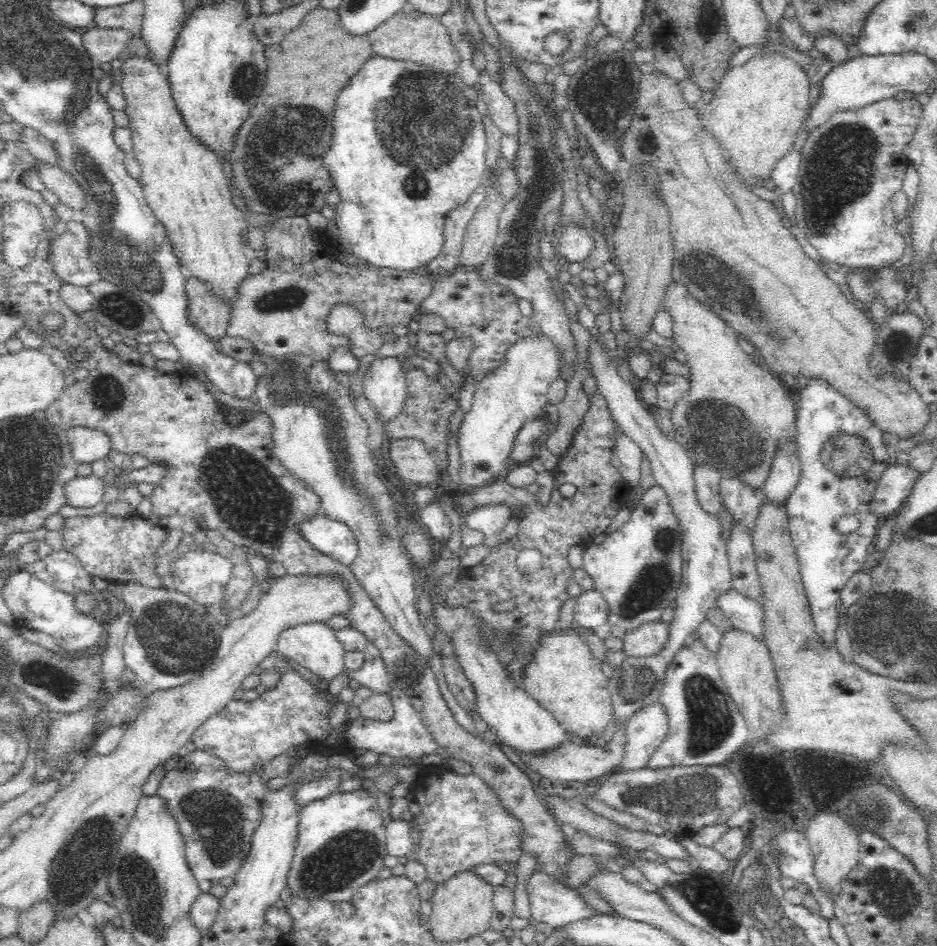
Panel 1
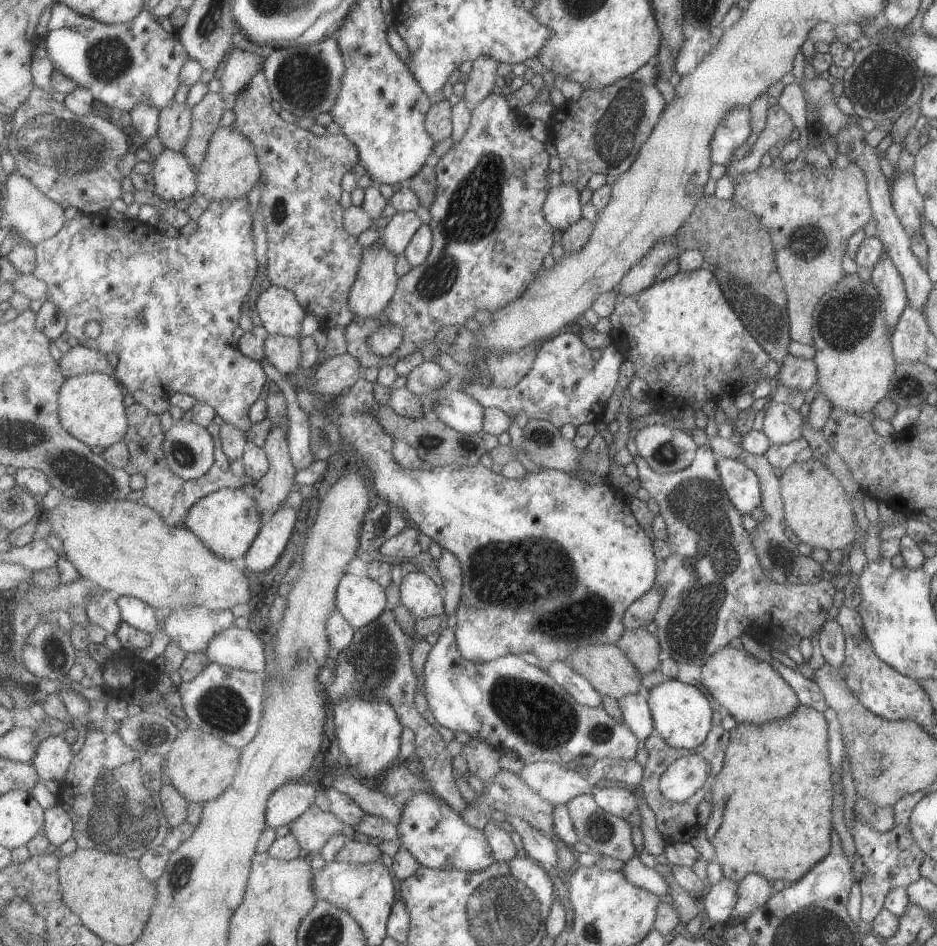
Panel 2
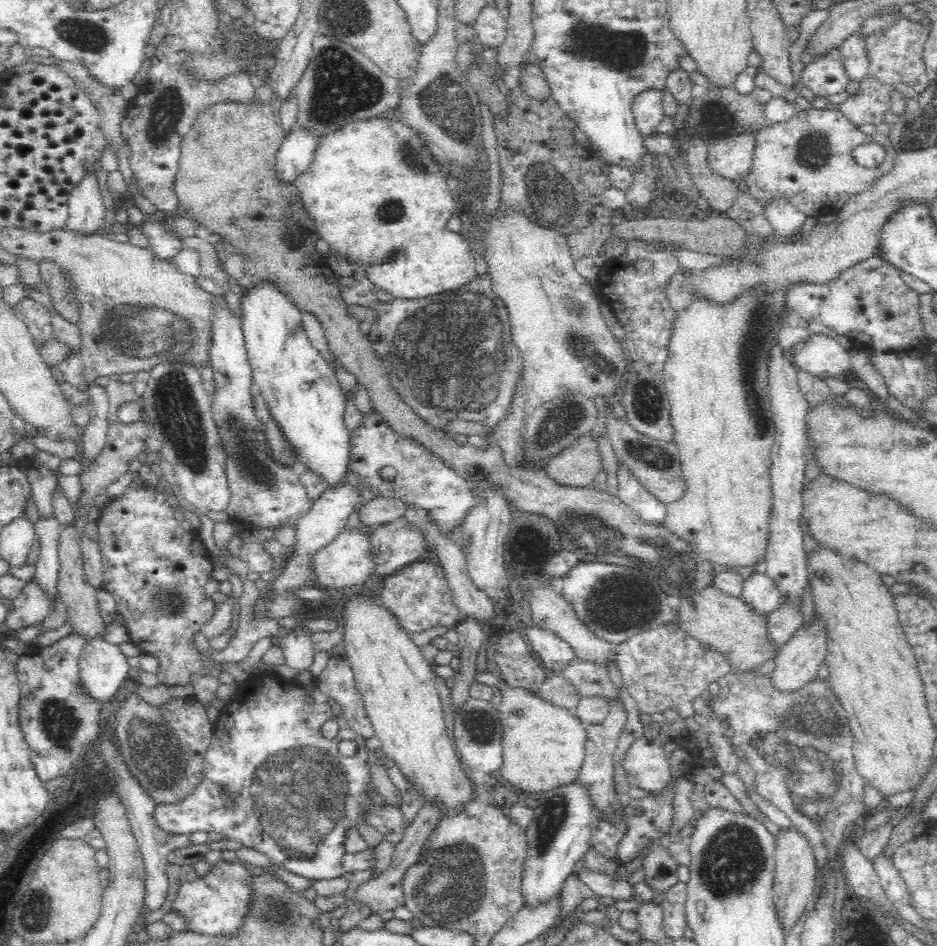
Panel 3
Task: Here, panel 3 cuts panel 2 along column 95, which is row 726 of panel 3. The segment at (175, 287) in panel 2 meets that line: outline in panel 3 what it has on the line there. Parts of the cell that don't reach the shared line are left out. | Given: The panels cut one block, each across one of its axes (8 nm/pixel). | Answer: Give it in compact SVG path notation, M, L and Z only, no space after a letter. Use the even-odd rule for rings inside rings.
M258 673L250 677L248 682L244 682L240 686L236 700L230 701L230 704L224 707L221 717L215 722L210 746L208 746L208 750L206 750L204 758L202 758L202 778L200 778L200 782L180 802L172 802L172 804L160 804L156 802L154 808L154 821L156 821L156 825L163 832L172 835L184 835L201 831L221 834L227 840L241 843L248 848L254 848L254 850L266 854L270 862L275 864L275 866L286 868L286 870L294 872L298 876L304 876L307 880L330 880L330 878L342 877L344 875L342 856L346 853L342 844L346 839L347 831L351 826L356 826L357 822L360 821L359 817L362 814L362 809L360 808L366 808L366 806L370 806L371 804L368 794L371 794L374 790L370 776L370 762L373 757L365 745L365 739L352 731L346 719L341 714L337 717L333 716L332 708L328 704L331 700L326 697L326 694L323 694L318 687L315 687L311 692L311 696L312 702L307 702L306 690L295 679L286 678L285 680L285 678L277 673ZM332 718L338 724L338 731L333 739L327 739L324 737L322 729L324 728L323 725L329 723ZM220 788L226 788L234 796L234 807L232 809L228 809L224 805Z

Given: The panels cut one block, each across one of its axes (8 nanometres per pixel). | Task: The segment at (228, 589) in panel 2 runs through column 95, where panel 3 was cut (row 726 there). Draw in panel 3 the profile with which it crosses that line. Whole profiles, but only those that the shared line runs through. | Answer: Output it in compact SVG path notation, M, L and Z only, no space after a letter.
M500 680L498 689L502 693L502 703L499 706L499 715L503 728L502 734L502 766L500 776L510 782L514 788L522 792L529 792L536 797L553 788L577 781L582 763L585 758L584 742L586 742L586 729L582 726L576 715L571 715L566 709L552 705L550 702L537 698L533 692L516 689L504 684Z

